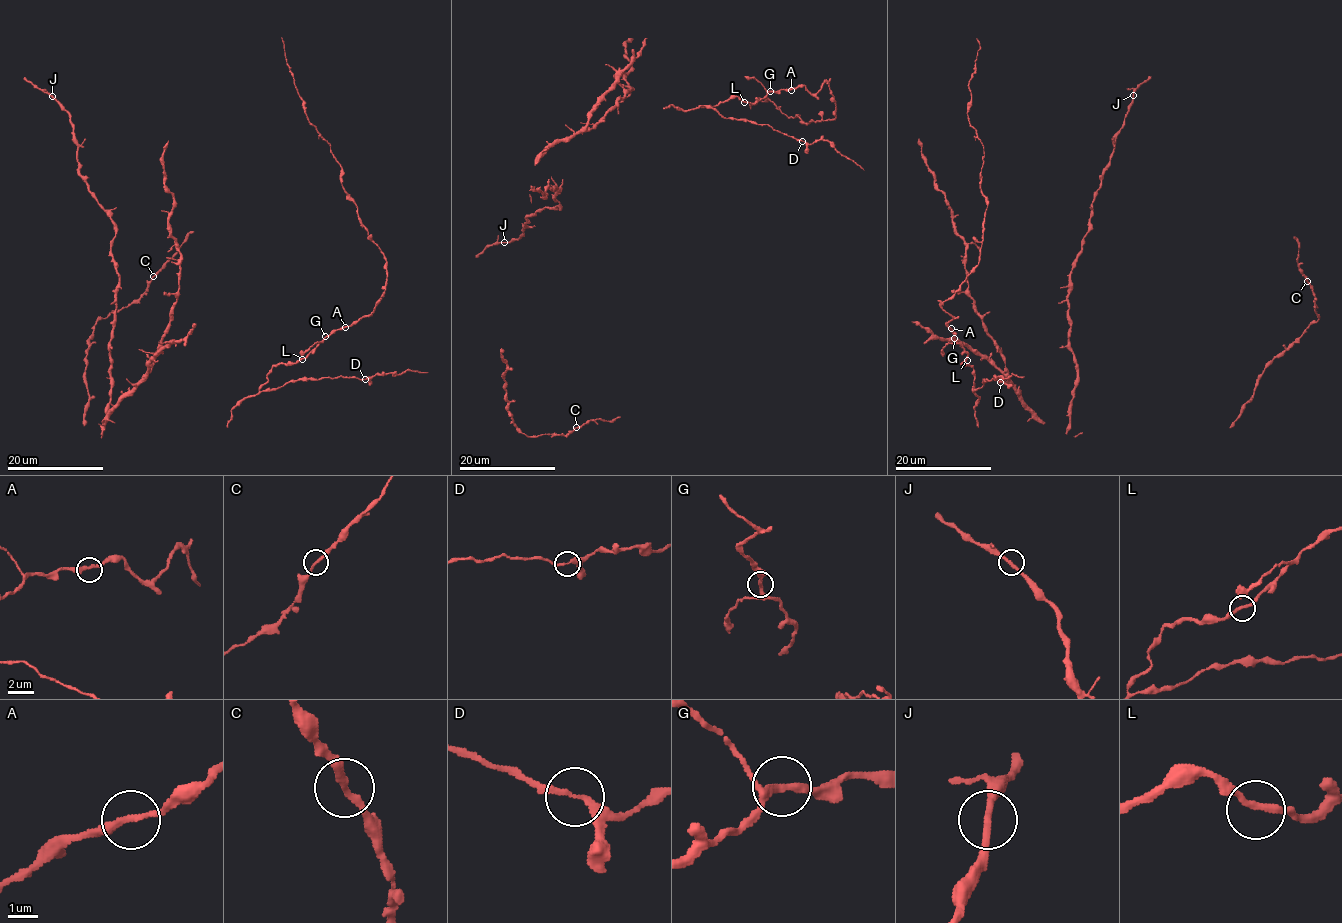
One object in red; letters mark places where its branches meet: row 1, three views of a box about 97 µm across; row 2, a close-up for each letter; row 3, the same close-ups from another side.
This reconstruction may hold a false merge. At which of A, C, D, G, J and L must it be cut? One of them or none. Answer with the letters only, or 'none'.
none

